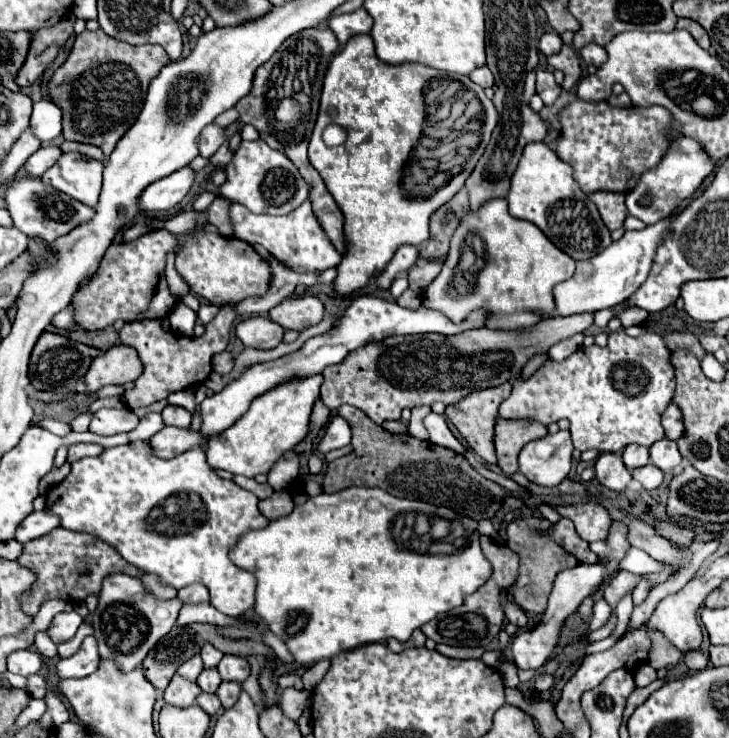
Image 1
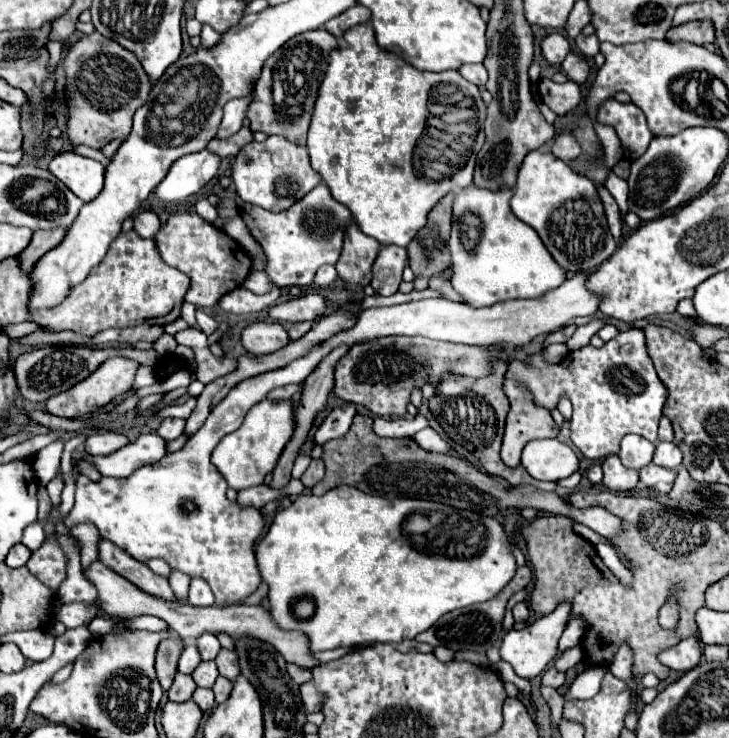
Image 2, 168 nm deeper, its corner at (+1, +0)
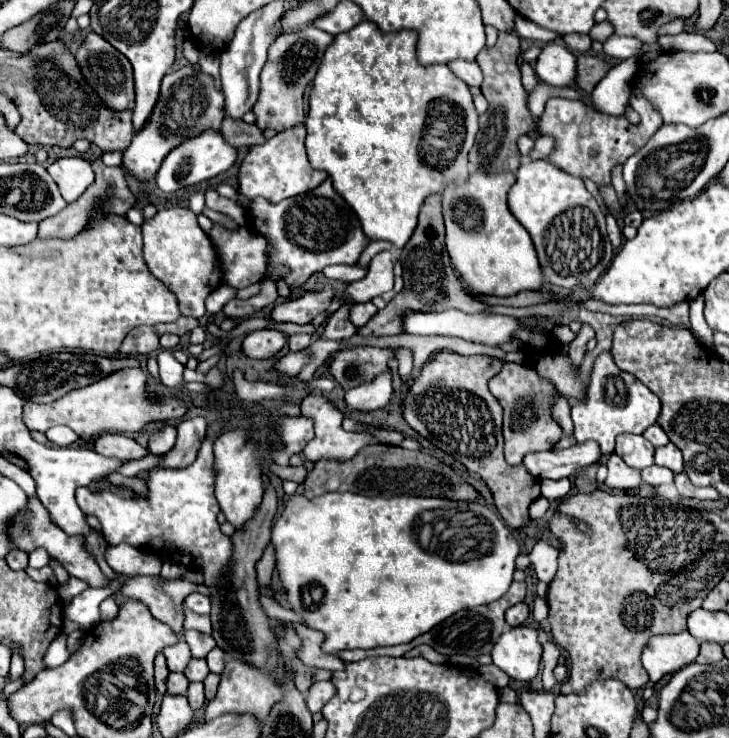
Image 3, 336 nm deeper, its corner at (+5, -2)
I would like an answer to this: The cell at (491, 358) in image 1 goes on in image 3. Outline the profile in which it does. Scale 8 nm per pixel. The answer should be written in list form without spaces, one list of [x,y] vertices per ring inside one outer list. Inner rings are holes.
[[[354,347],[340,351],[330,363],[330,375],[340,383],[344,391],[374,381],[380,373],[390,369],[390,361],[396,359],[396,349],[380,347]]]

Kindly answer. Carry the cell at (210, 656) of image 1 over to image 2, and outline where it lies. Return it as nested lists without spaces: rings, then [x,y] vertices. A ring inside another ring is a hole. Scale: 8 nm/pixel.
[[[202,633],[196,639],[196,647],[200,651],[202,661],[212,661],[218,655],[218,651],[220,651],[220,641],[216,639],[214,633]]]

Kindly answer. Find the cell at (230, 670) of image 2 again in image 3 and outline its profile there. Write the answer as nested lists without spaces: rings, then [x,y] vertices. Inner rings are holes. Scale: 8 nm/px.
[[[214,647],[214,649],[208,653],[206,661],[208,661],[208,667],[210,667],[212,673],[222,673],[222,671],[224,671],[226,657],[224,657],[224,651],[220,651],[220,647]]]

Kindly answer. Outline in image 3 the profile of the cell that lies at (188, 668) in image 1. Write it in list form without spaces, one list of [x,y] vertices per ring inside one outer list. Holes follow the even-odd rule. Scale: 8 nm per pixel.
[[[180,639],[176,645],[166,647],[166,649],[164,649],[164,655],[166,655],[166,661],[168,661],[168,669],[170,669],[170,671],[178,671],[178,673],[182,673],[182,671],[186,669],[188,661],[192,659],[188,643],[182,641],[182,639]]]

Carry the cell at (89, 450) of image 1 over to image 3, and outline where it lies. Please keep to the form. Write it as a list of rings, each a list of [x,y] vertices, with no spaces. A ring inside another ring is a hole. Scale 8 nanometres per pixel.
[[[116,433],[116,435],[100,435],[100,439],[92,441],[94,451],[98,451],[100,455],[108,455],[108,457],[118,457],[122,461],[132,461],[132,459],[140,459],[148,453],[148,449],[140,447],[134,439]]]

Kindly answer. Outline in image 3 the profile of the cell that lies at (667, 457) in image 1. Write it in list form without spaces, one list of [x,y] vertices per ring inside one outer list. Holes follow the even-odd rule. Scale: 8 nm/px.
[[[672,443],[656,449],[656,463],[662,465],[662,467],[672,469],[674,473],[680,473],[684,469],[684,465],[682,465],[682,453]]]

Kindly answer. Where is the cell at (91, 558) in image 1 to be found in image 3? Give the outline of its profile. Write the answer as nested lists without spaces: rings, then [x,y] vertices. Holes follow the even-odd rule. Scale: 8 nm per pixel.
[[[132,575],[124,579],[122,595],[128,599],[142,601],[150,613],[162,621],[168,623],[176,633],[182,633],[184,625],[184,599],[192,591],[206,591],[202,585],[194,585],[182,579],[176,581],[162,581],[158,577],[146,577],[146,575]]]

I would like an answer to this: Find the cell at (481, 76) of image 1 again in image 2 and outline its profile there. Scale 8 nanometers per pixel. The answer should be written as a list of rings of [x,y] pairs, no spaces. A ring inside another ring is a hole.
[[[478,63],[478,65],[462,65],[460,75],[464,79],[468,79],[470,83],[478,85],[478,87],[484,87],[486,81],[488,81],[488,73],[486,73],[486,67],[482,63]]]

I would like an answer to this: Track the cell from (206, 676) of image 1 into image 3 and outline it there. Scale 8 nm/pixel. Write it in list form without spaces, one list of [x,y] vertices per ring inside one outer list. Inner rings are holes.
[[[192,659],[184,671],[184,675],[190,679],[190,681],[204,681],[206,675],[210,673],[208,665],[206,665],[206,659]]]

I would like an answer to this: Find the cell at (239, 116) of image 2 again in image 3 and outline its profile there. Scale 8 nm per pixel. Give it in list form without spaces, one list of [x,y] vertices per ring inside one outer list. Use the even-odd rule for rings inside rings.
[[[272,1],[254,13],[250,13],[234,33],[234,39],[230,45],[222,51],[222,65],[220,65],[220,79],[222,79],[222,89],[226,95],[226,115],[232,119],[242,119],[256,103],[258,91],[260,91],[260,71],[266,63],[266,53],[268,47],[276,39],[276,21],[284,13],[284,3],[282,1]]]

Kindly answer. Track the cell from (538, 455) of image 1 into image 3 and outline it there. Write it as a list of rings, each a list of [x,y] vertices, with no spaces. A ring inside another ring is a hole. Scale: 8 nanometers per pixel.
[[[586,441],[576,443],[568,449],[548,449],[534,451],[524,457],[524,467],[536,479],[564,479],[574,475],[578,469],[600,461],[598,443]]]

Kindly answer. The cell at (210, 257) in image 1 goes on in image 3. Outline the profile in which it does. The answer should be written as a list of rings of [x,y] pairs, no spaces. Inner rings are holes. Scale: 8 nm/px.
[[[172,207],[158,211],[152,219],[142,223],[144,259],[154,277],[160,277],[178,297],[182,315],[202,319],[206,315],[206,297],[222,285],[222,263],[216,245],[204,233],[190,209]]]

